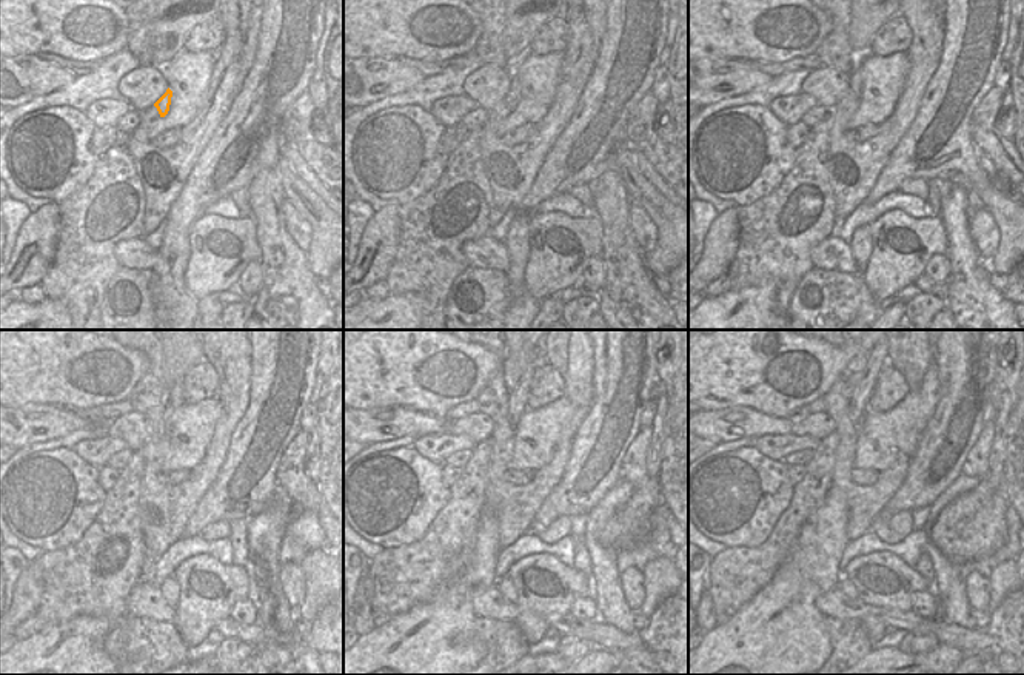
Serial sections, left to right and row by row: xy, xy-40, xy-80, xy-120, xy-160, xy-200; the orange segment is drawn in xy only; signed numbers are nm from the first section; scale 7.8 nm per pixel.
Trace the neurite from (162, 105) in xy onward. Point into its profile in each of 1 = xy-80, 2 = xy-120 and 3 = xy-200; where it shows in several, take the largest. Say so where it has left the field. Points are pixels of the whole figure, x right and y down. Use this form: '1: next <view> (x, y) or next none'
1: next xy-80 (855, 82)
2: next xy-120 (173, 398)
3: next xy-200 (864, 381)

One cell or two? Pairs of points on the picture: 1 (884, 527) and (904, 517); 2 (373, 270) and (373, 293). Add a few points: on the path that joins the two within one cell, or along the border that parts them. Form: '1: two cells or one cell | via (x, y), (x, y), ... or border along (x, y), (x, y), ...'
1: one cell | via (889, 527), (900, 521)
2: two cells | border along (382, 278), (364, 292)

